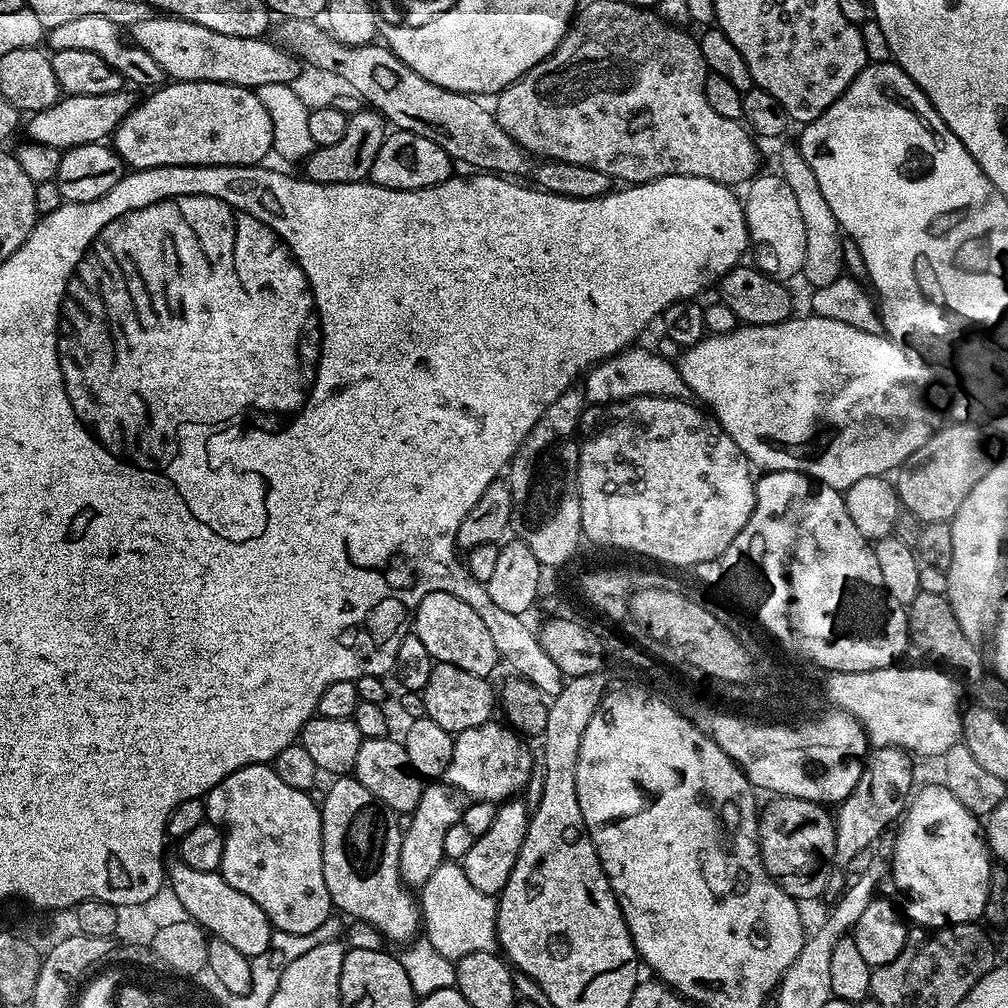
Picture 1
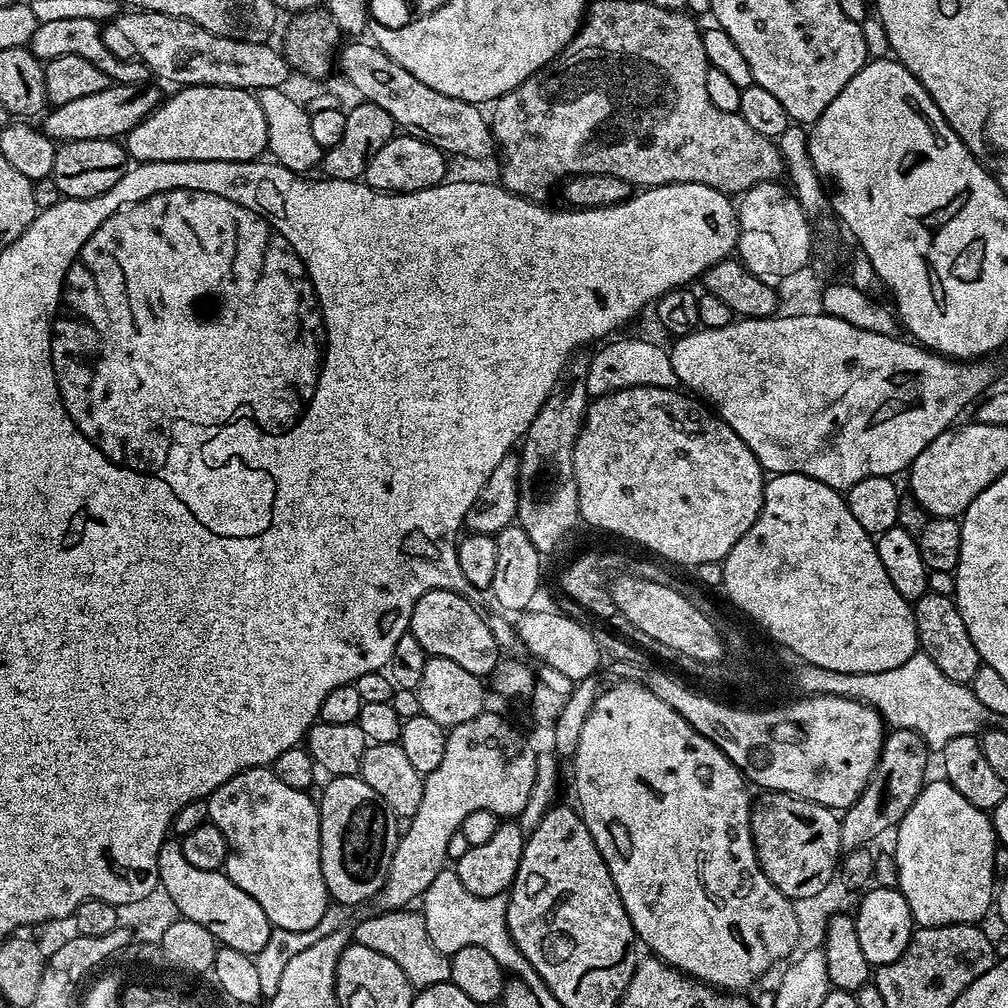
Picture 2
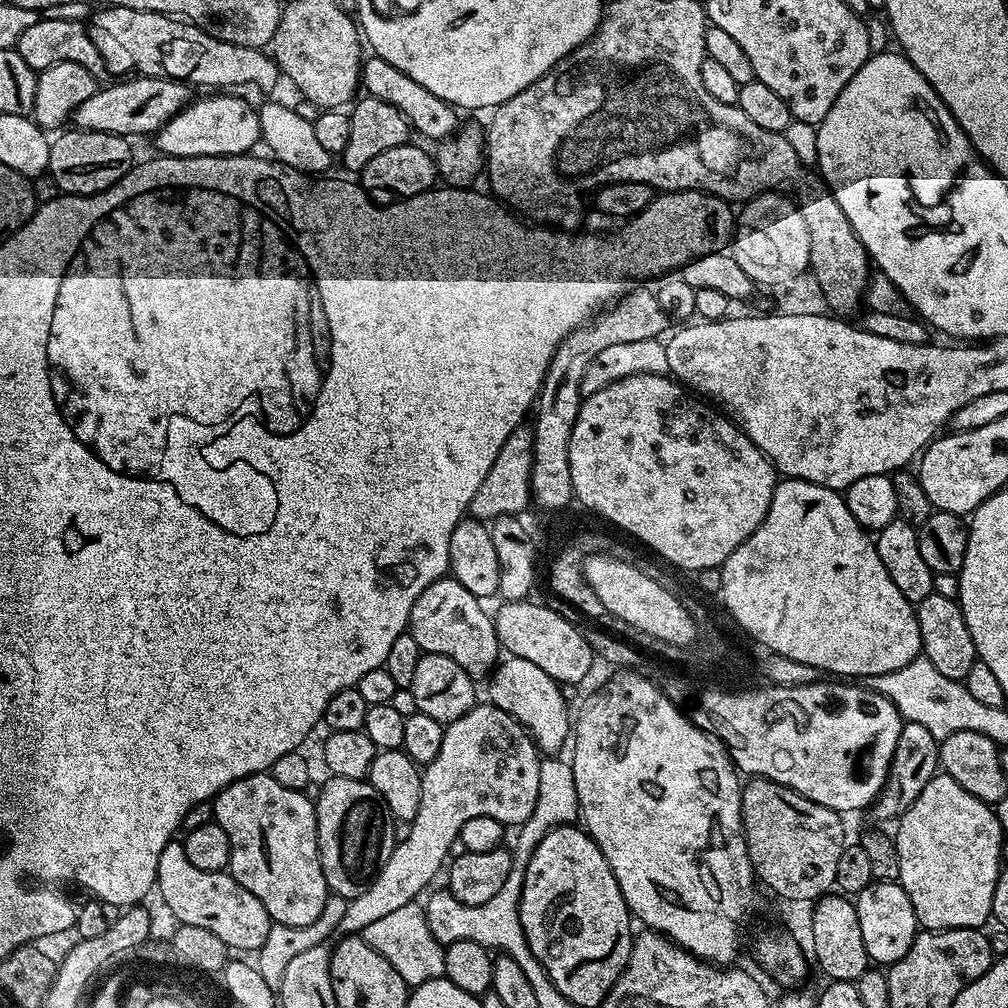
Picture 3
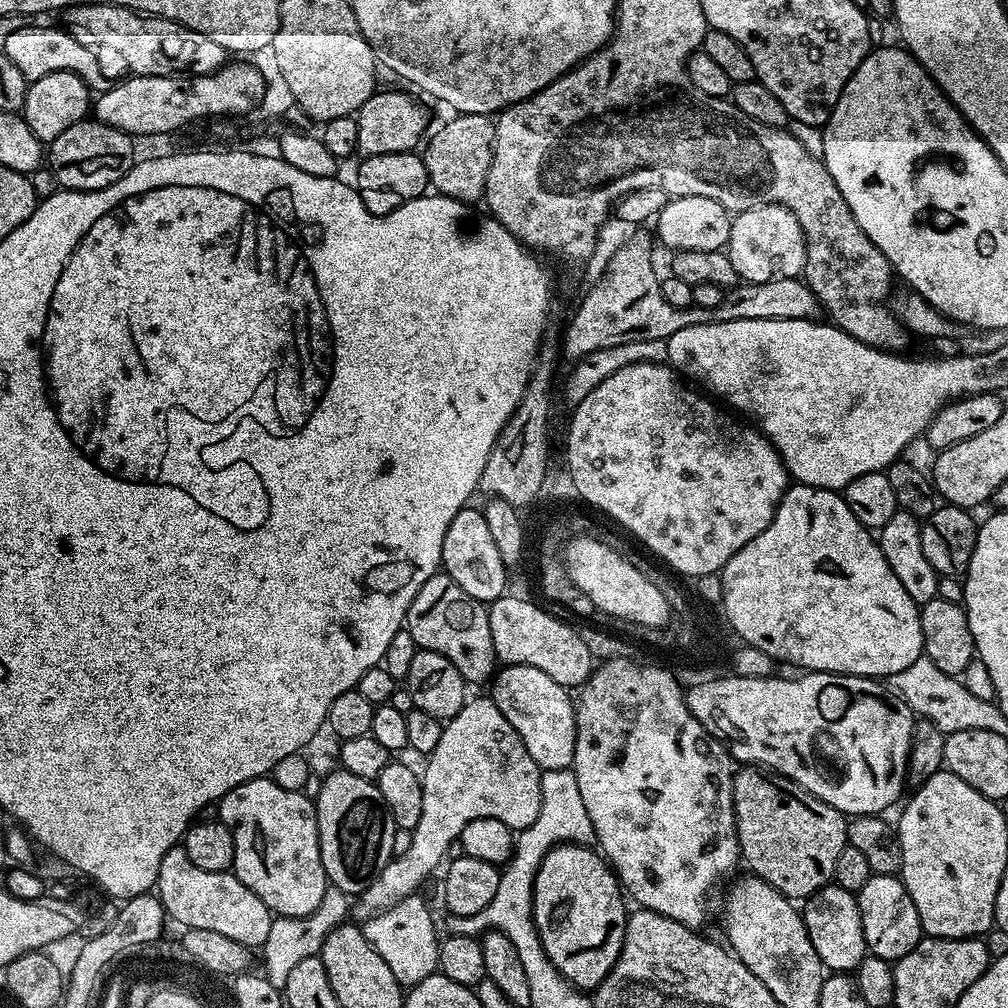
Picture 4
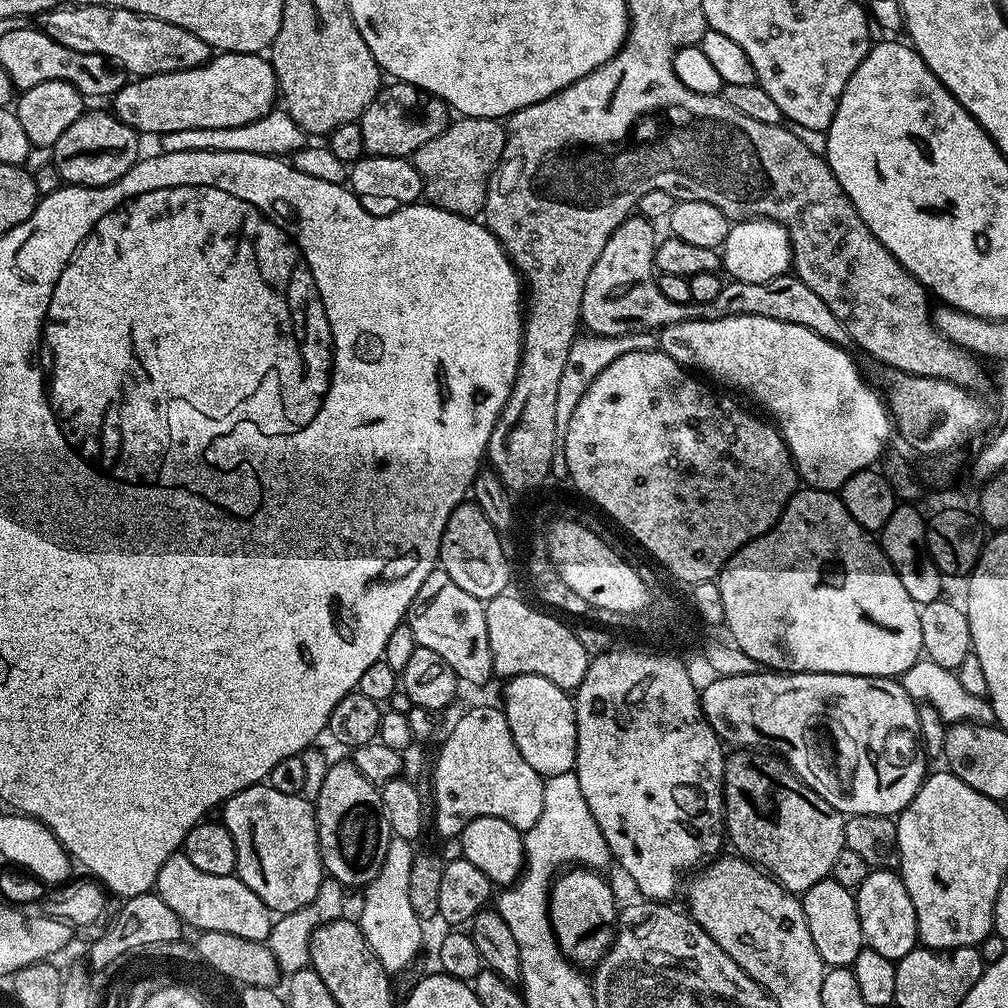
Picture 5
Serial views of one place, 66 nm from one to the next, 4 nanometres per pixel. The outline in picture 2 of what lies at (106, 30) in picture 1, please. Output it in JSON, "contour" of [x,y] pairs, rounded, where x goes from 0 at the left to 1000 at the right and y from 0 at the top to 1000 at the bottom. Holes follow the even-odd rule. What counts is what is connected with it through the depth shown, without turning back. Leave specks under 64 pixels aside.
{"contour":[[[62,18],[55,22],[42,22],[34,30],[33,36],[27,43],[31,50],[41,62],[47,62],[54,58],[65,58],[65,54],[74,54],[76,58],[85,58],[92,65],[97,65],[101,73],[105,73],[108,80],[116,83],[145,83],[148,82],[149,72],[144,63],[134,58],[122,60],[109,45],[103,41],[99,33],[100,21],[89,18]]]}

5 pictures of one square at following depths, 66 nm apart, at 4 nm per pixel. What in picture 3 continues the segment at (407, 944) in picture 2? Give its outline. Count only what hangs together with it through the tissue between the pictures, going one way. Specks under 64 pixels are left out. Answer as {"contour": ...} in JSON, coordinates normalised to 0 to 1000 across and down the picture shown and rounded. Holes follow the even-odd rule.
{"contour":[[[417,895],[398,899],[396,903],[382,907],[375,915],[363,919],[359,926],[361,934],[375,942],[375,946],[379,946],[379,950],[383,950],[383,954],[387,954],[387,958],[391,958],[391,962],[395,962],[407,978],[438,971],[440,966],[441,938],[436,937],[431,927],[427,927],[421,903],[422,898]]]}

